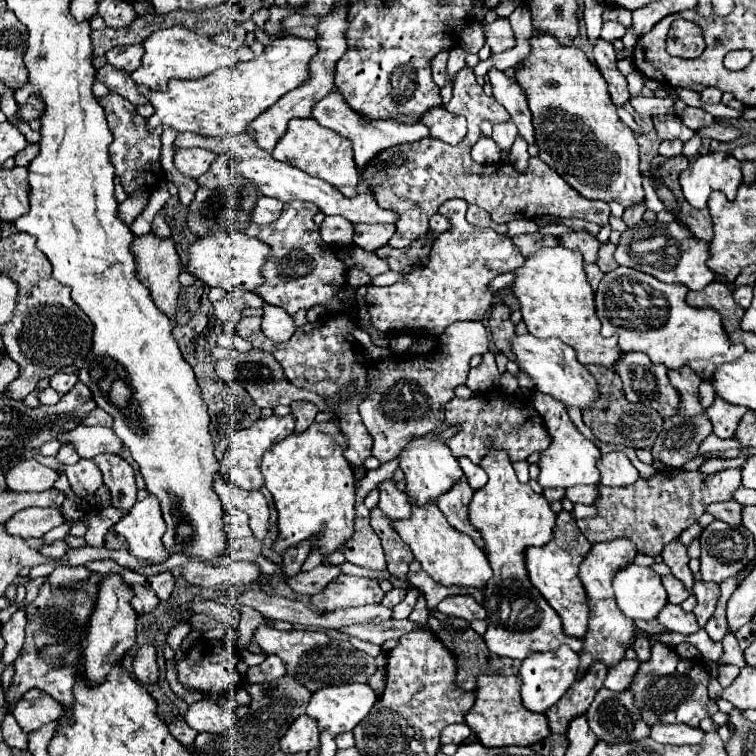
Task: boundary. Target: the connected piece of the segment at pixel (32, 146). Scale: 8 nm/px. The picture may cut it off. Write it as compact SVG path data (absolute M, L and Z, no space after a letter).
M29 143L17 157L15 157L15 165L23 165L27 167L31 163L31 159L39 153L39 145L37 143Z

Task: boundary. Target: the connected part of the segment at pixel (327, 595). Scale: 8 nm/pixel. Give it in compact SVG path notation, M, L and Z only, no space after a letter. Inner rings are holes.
M339 575L323 591L311 597L311 605L317 611L335 611L343 607L357 607L369 603L381 603L383 591L377 579Z

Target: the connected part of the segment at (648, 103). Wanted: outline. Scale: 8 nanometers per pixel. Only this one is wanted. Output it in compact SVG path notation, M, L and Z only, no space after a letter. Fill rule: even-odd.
M637 95L637 97L631 97L631 99L629 99L629 105L635 109L635 113L649 115L649 117L673 113L673 99L671 99L671 97L659 99L659 97L655 97L655 95L651 95L651 97L641 97L641 95Z

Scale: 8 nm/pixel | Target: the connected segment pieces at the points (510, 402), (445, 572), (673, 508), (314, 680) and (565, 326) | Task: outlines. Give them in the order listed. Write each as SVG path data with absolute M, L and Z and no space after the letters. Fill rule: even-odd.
M491 389L485 393L477 393L471 399L459 399L453 397L447 405L445 405L445 425L439 427L435 431L441 433L445 427L449 425L459 425L459 433L447 443L447 447L451 449L451 453L455 457L469 457L471 461L479 463L485 455L487 455L487 441L493 441L493 449L503 449L509 453L511 461L523 461L527 459L533 451L543 451L551 445L551 437L545 429L543 419L539 417L539 413L535 411L535 407L531 405L529 399L519 399L517 395L509 395L503 393L501 389Z
M435 503L425 507L411 507L413 515L409 521L397 521L393 523L393 529L399 533L399 537L409 545L415 559L421 563L423 571L437 583L451 587L475 587L483 589L487 581L493 577L493 569L487 561L487 555L471 541L471 537L459 533L453 529L447 519L443 517L441 509L437 509Z
M661 467L661 471L655 471L651 479L639 479L633 485L627 487L603 487L599 485L599 501L595 501L595 507L599 509L597 517L593 519L579 519L577 525L581 533L589 539L589 543L601 543L601 541L613 541L619 537L625 537L635 543L639 553L645 555L659 555L661 549L681 535L683 529L693 525L703 513L709 503L715 501L731 501L733 493L741 487L741 471L739 469L725 469L715 475L703 475L699 471L675 471Z
M259 625L251 637L251 643L261 647L265 655L277 655L285 667L287 675L295 677L303 683L311 693L323 689L327 685L341 685L341 683L367 683L369 677L375 673L375 659L357 651L349 641L337 641L327 637L321 631L311 629L293 629L293 631L277 631L267 625Z
M557 245L543 247L533 255L525 257L525 263L517 267L515 281L511 285L513 295L517 297L523 313L523 321L531 335L539 339L559 337L577 351L577 359L583 365L597 363L603 367L613 367L621 357L617 337L601 337L601 323L595 315L593 289L587 283L583 271L583 255Z

